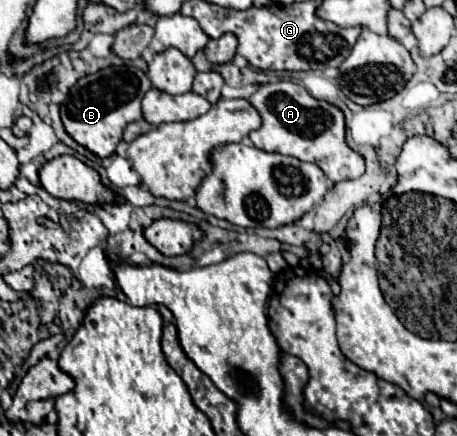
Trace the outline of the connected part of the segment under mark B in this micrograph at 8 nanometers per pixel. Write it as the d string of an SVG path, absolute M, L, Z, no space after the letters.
M133 65L107 67L97 71L95 75L87 75L77 83L77 95L73 101L63 101L61 105L61 121L65 131L85 149L103 157L115 153L117 143L121 141L121 133L127 123L143 119L141 115L141 99L151 89L147 75Z

